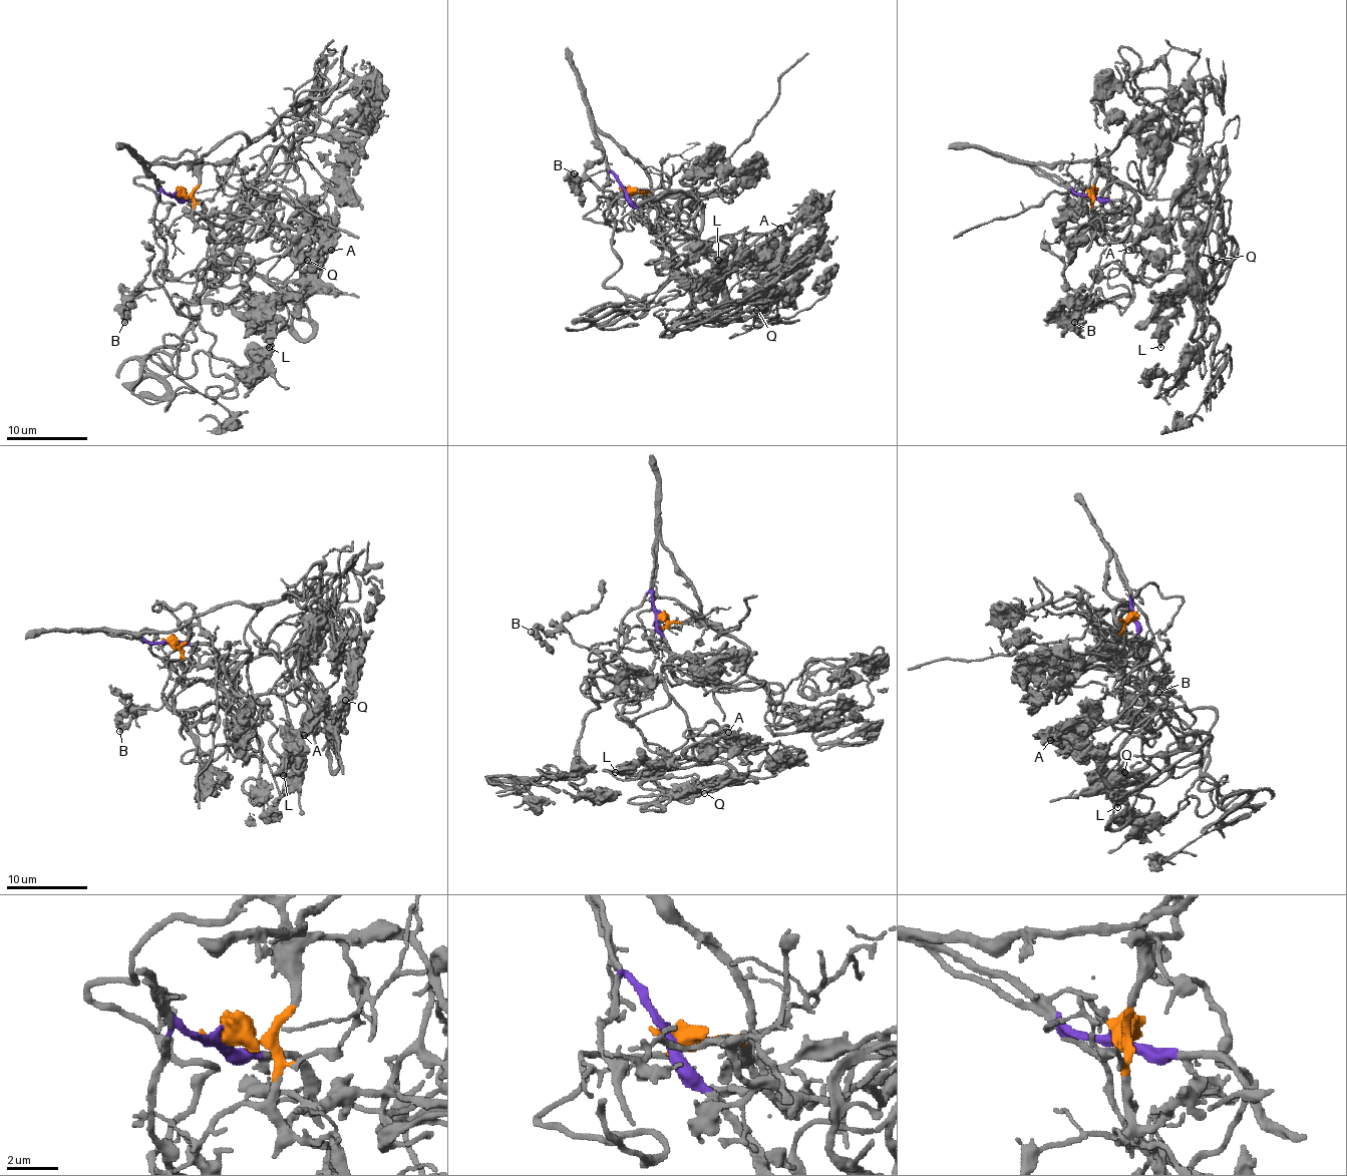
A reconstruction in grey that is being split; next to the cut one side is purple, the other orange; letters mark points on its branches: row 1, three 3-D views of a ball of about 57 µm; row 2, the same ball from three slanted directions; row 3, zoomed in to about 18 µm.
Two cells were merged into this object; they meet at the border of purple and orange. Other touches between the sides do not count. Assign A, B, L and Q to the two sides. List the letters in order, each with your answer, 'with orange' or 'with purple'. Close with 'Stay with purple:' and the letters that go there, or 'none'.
A: with purple
B: with orange
L: with purple
Q: with purple
Stay with purple: A, L, Q

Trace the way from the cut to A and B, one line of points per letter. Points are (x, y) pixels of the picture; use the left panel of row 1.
A: (176, 193), (197, 200), (205, 218), (217, 224), (245, 218), (267, 198), (283, 226), (324, 228), (332, 250)
B: (176, 193), (199, 183), (193, 153), (135, 181), (174, 206), (153, 234), (163, 281), (125, 303), (123, 323)

